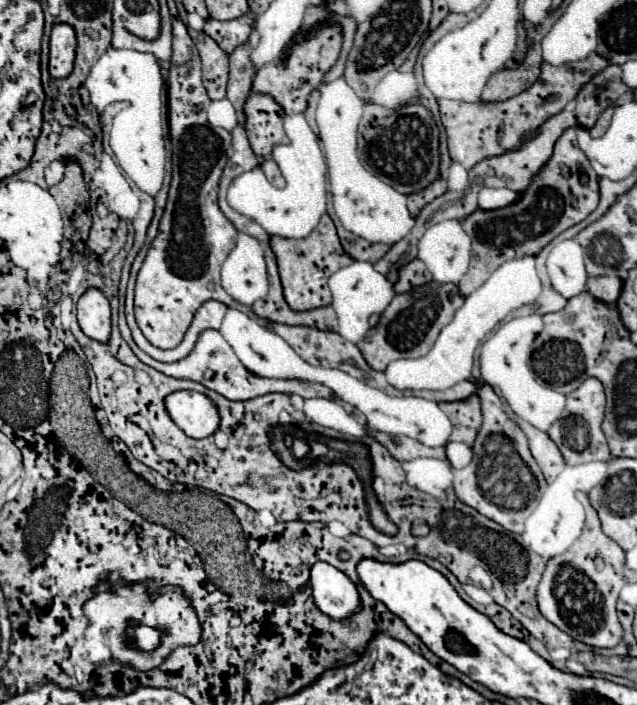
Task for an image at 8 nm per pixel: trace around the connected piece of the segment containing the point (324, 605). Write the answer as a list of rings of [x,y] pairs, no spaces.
[[[318,561],[312,565],[310,585],[316,607],[332,619],[346,619],[360,609],[356,585],[328,563]]]

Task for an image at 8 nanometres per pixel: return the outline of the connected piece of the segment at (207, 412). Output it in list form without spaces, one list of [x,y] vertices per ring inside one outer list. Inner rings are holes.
[[[174,391],[166,395],[164,407],[170,419],[192,439],[204,439],[218,429],[216,405],[198,391]]]

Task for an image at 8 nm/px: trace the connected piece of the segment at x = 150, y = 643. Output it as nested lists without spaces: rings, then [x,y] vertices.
[[[136,627],[136,629],[128,629],[128,633],[132,633],[132,635],[134,635],[134,639],[136,639],[136,647],[140,647],[140,649],[150,651],[150,649],[158,647],[160,633],[158,633],[158,631],[154,631],[154,629],[150,629],[150,627]]]

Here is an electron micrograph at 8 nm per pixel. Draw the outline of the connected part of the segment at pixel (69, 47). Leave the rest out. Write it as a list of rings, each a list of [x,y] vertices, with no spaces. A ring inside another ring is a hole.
[[[56,23],[50,33],[50,75],[68,77],[74,65],[76,35],[74,29],[66,23]]]

